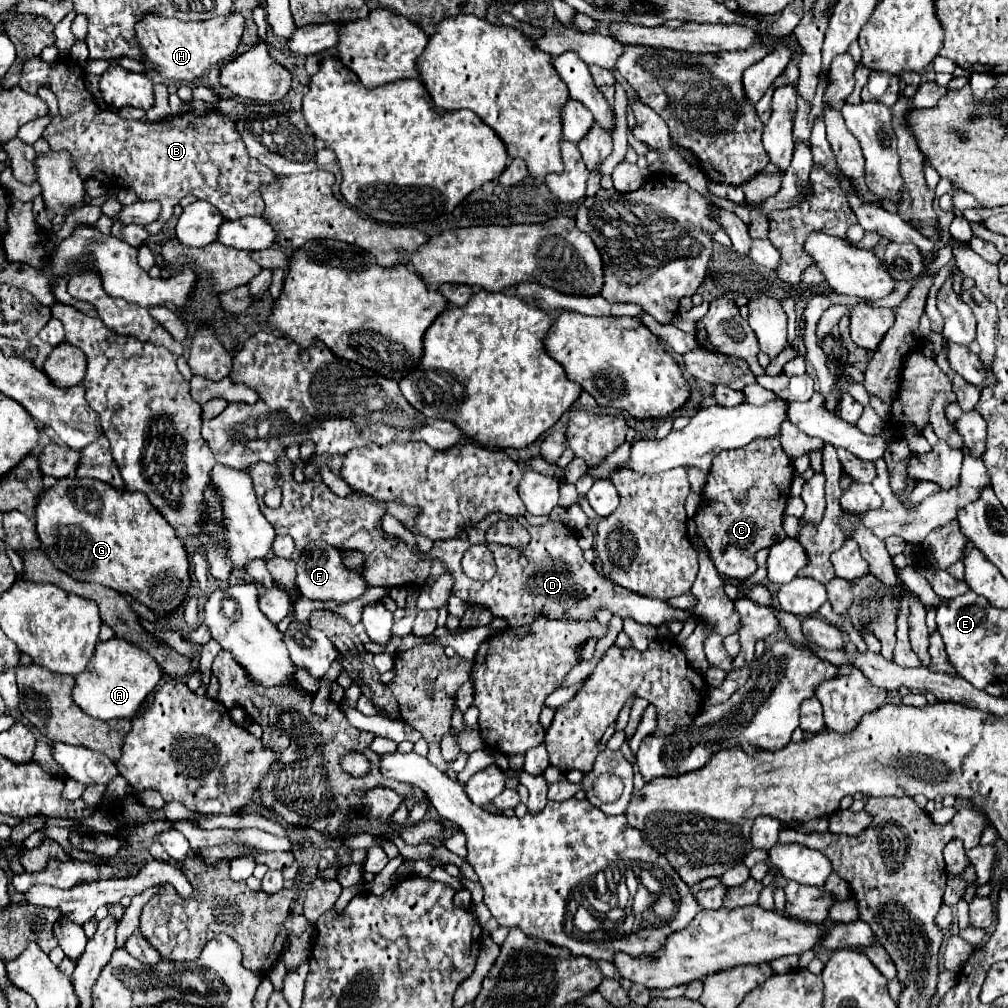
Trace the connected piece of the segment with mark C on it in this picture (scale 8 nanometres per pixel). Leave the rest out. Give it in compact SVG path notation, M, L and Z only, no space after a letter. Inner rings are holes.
M779 434L775 438L755 438L755 442L749 442L743 448L723 450L715 456L715 462L707 474L707 484L701 492L701 504L697 508L695 522L709 548L709 558L723 578L741 580L751 576L757 570L755 552L787 538L781 522L789 498L793 472L793 458L783 450Z

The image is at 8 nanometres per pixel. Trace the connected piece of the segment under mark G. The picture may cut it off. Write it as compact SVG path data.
M79 476L59 478L55 486L43 490L39 496L35 508L35 526L45 554L51 558L57 570L67 572L75 580L99 582L117 592L127 592L157 614L175 610L187 596L189 562L183 542L177 538L167 520L151 506L143 492L115 490L105 482Z

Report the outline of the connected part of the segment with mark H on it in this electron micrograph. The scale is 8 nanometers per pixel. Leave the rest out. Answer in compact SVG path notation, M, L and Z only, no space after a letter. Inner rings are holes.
M147 14L143 20L139 20L139 24L135 24L135 38L143 50L143 60L151 62L161 78L195 82L205 70L233 56L243 28L245 20L241 14L219 16L205 22L181 22L177 18L159 18L157 14Z

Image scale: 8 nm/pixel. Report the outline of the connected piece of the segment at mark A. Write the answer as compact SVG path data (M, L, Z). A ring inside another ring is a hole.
M111 638L107 642L97 644L91 662L87 664L87 670L75 676L73 700L85 714L97 720L133 718L145 698L155 690L159 680L161 668L145 650L121 638Z

